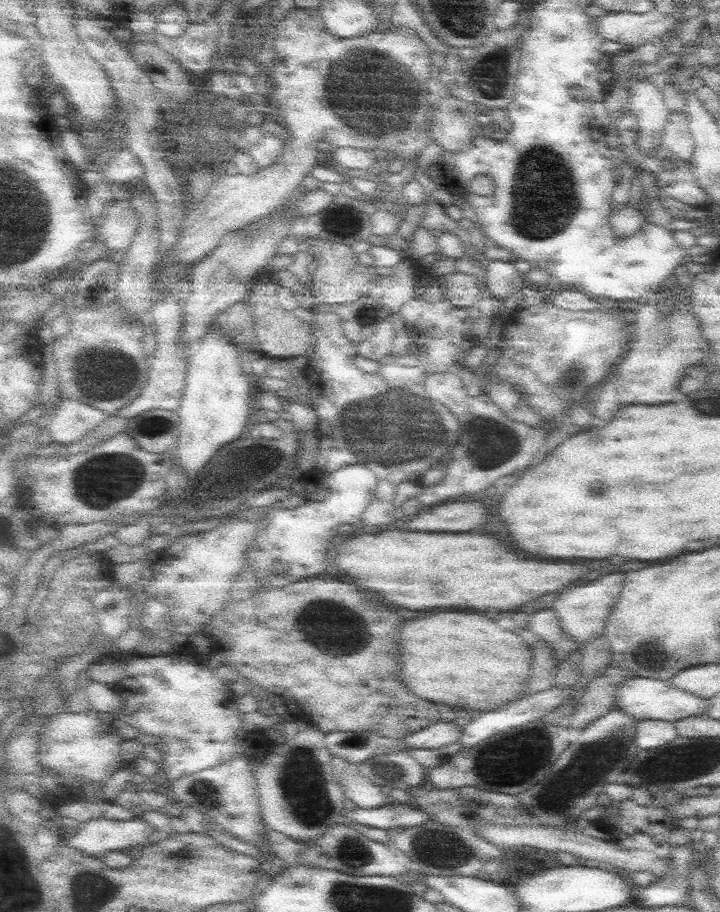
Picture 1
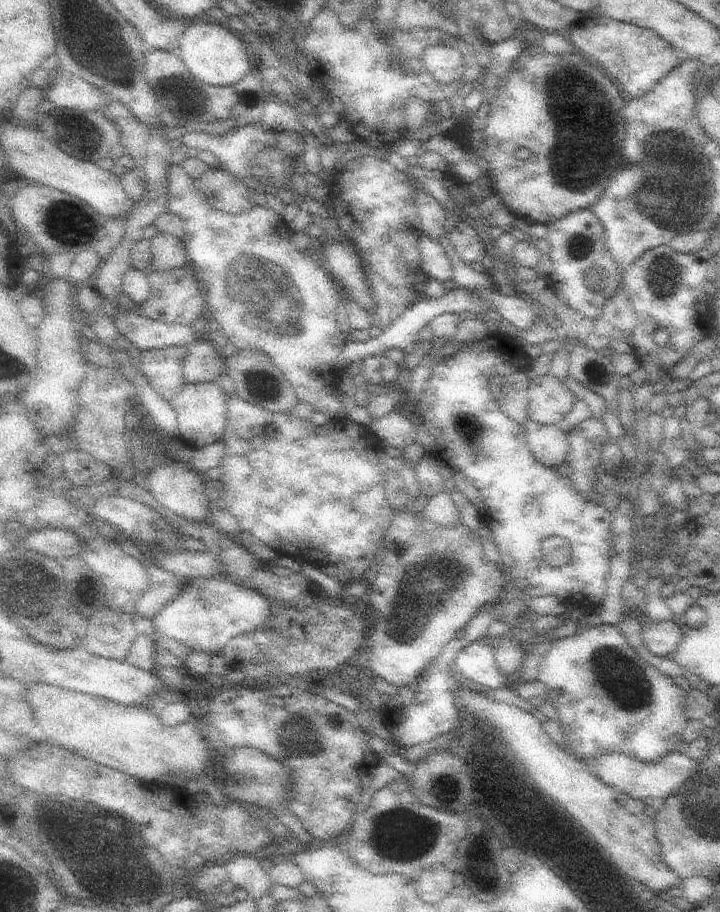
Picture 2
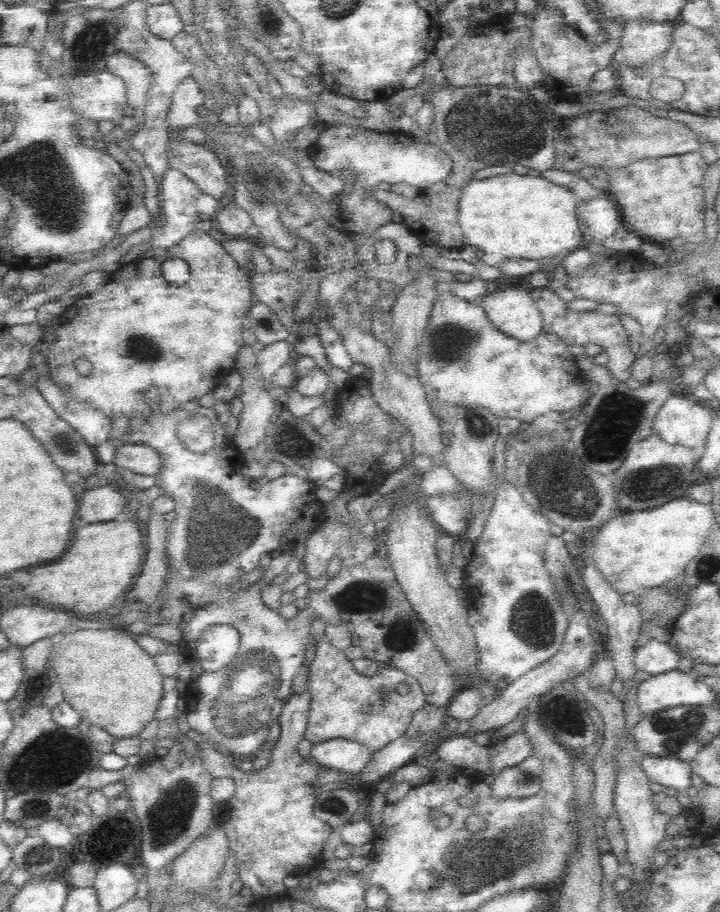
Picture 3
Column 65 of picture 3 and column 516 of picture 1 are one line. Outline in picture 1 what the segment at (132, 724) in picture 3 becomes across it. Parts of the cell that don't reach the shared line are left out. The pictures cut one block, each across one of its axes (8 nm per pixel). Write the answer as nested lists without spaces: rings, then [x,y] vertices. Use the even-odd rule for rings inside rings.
[[[438,612],[424,618],[408,620],[398,638],[400,648],[400,678],[406,684],[410,692],[414,692],[420,698],[426,698],[442,707],[460,707],[461,710],[472,709],[480,713],[498,711],[508,703],[522,699],[522,687],[524,681],[528,681],[532,671],[533,647],[521,636],[502,630],[500,626],[506,626],[505,620],[492,620],[488,616],[470,612]]]

